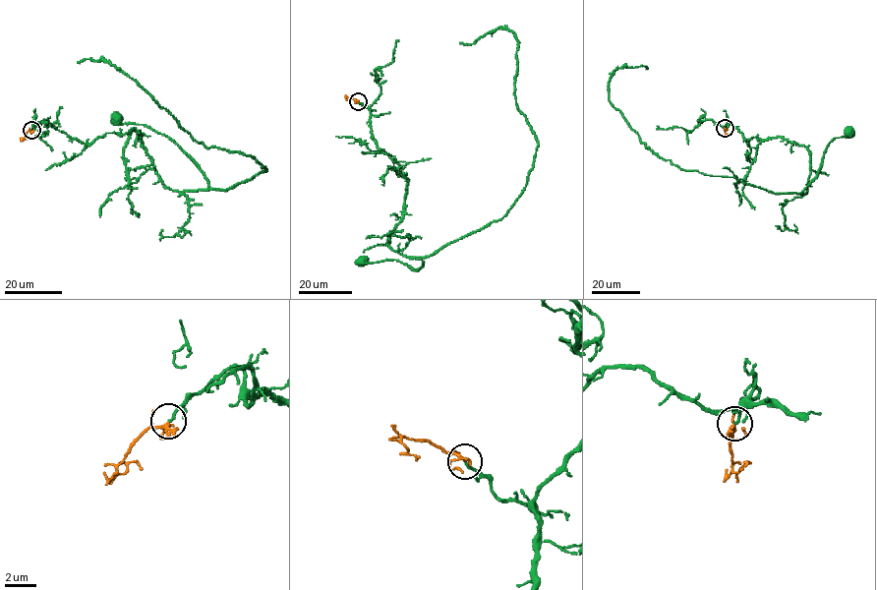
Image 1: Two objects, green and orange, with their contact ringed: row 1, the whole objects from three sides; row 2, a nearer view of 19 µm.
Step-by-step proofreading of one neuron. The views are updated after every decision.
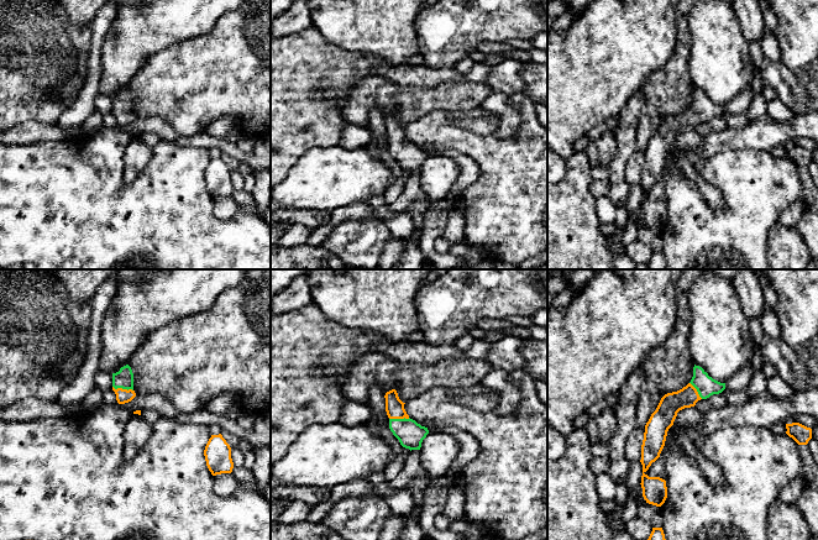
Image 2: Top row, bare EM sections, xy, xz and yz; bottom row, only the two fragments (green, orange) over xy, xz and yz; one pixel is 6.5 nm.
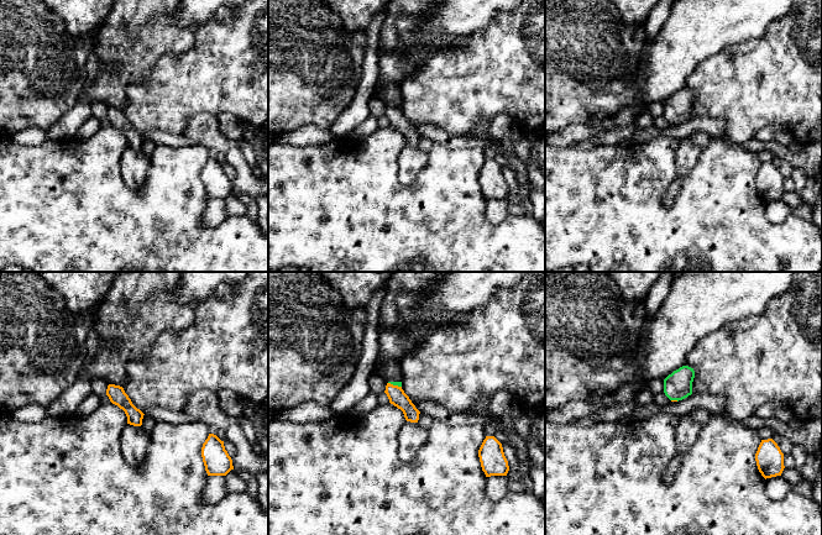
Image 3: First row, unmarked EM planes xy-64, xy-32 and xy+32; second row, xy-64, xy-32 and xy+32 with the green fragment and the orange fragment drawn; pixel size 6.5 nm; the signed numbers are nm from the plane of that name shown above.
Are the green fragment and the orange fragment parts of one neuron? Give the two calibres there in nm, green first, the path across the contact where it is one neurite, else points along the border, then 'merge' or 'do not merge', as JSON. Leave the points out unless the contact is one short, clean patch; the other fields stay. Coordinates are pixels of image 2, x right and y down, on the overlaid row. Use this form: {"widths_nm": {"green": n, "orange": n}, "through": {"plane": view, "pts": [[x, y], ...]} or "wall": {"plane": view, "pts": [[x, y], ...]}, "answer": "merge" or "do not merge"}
{"widths_nm": {"green": 120, "orange": 100}, "through": {"plane": "xy", "pts": [[124, 378], [122, 388], [122, 396]]}, "answer": "merge"}

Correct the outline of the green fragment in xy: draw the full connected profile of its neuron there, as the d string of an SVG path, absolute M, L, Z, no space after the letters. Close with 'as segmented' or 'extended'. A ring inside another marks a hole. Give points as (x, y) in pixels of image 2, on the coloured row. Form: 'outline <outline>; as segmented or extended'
outline M129 365L121 367L119 372L112 373L112 390L116 394L119 404L129 403L136 397L133 373Z; extended

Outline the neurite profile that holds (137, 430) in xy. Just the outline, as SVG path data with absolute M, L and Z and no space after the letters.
M131 414L124 430L125 458L132 460L136 456L136 454L145 446L151 434L152 425L150 425L141 415Z

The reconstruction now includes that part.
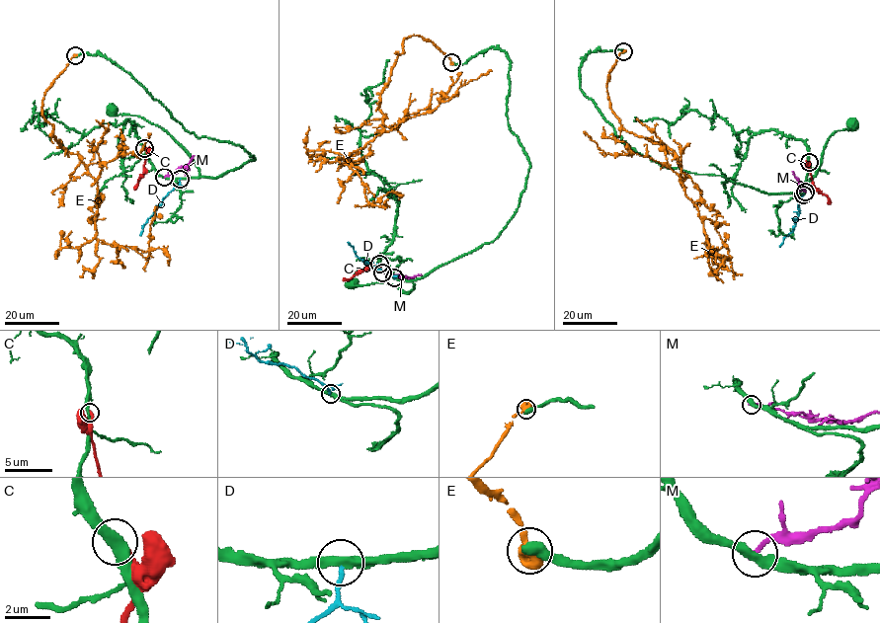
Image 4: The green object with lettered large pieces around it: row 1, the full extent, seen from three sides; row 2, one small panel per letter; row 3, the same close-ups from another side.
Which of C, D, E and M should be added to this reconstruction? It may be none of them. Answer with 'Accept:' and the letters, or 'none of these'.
Accept: none of these

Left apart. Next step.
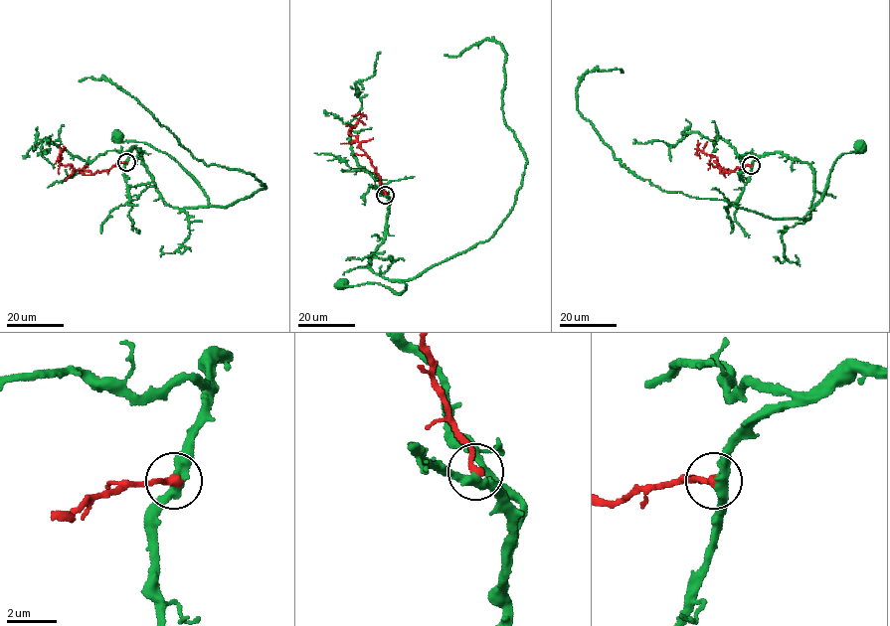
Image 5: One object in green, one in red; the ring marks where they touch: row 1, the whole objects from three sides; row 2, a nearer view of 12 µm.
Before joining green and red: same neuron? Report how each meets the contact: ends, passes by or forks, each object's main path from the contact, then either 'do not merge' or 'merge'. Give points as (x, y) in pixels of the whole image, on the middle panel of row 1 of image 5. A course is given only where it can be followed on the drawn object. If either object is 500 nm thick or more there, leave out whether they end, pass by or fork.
green passes by | red ends | green via (386, 195), (390, 201), (383, 242), (367, 265), (375, 273), (403, 282), (405, 290), (341, 283) | red via (385, 195), (371, 160), (348, 131), (361, 115), (352, 116) | merge

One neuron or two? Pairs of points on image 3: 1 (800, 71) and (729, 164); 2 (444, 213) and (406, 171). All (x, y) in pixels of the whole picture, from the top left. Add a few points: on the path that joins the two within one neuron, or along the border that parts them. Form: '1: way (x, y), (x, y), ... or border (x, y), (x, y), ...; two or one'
1: border (724, 134), (741, 143); two
2: border (428, 153), (417, 178), (402, 185); two

